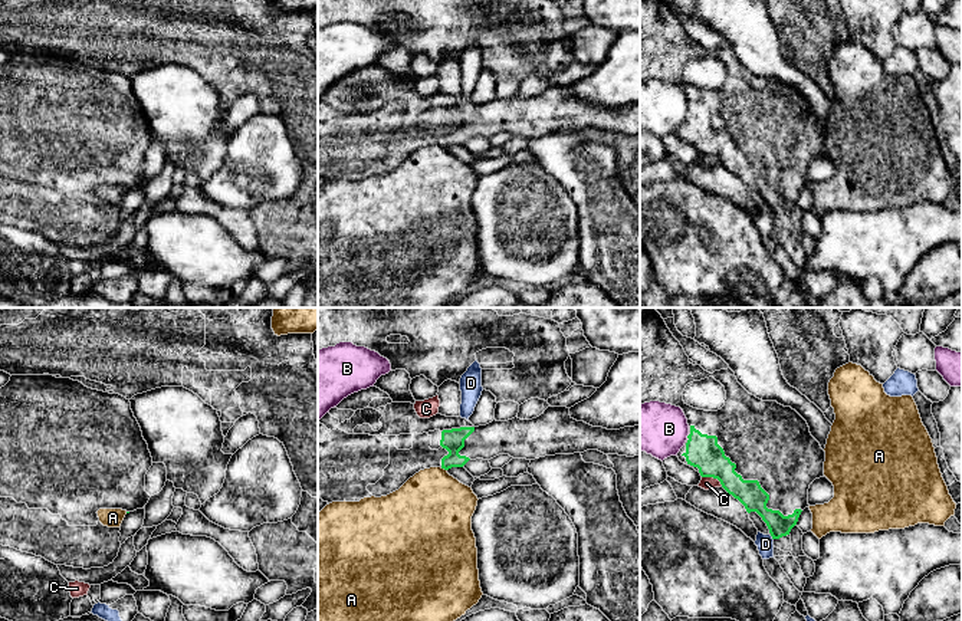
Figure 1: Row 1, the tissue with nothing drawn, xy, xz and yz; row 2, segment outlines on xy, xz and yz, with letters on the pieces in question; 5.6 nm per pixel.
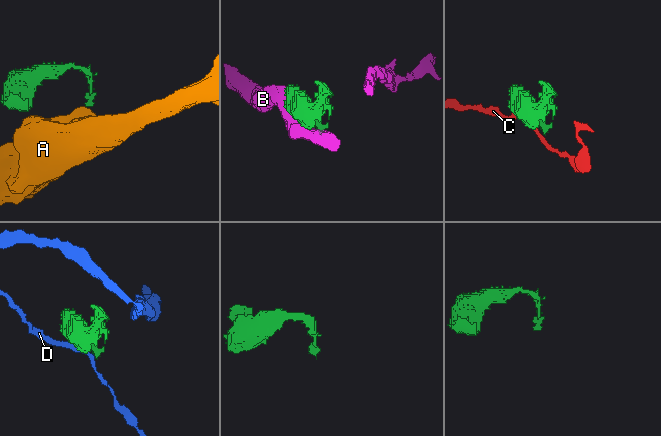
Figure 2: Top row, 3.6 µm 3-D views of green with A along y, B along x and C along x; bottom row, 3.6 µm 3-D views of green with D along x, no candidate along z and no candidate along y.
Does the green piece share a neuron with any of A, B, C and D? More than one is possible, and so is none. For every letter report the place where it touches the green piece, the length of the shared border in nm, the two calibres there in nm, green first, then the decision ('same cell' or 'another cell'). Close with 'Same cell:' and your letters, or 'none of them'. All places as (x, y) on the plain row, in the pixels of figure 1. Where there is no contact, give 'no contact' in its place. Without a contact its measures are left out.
A: xz (443, 145) | 40 nm | 130/440 nm | another cell
B: yz (688, 114) | 30 nm | 190/300 nm | another cell
C: yz (712, 154) | 130 nm | 190/70 nm | another cell
D: yz (772, 216) | 40 nm | 150/100 nm | another cell
Same cell: none of them

